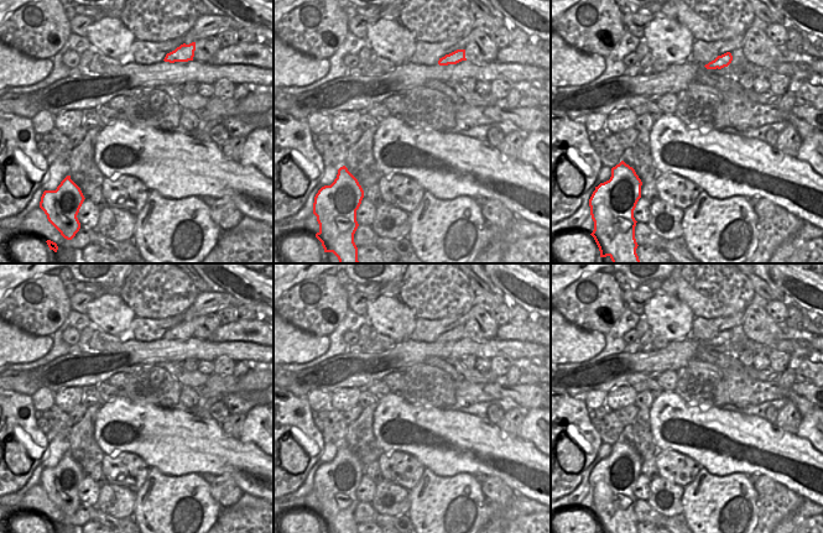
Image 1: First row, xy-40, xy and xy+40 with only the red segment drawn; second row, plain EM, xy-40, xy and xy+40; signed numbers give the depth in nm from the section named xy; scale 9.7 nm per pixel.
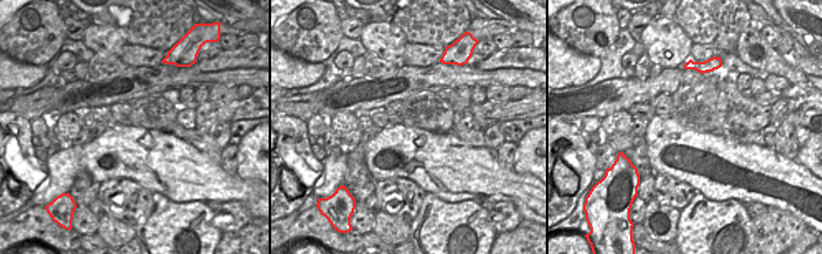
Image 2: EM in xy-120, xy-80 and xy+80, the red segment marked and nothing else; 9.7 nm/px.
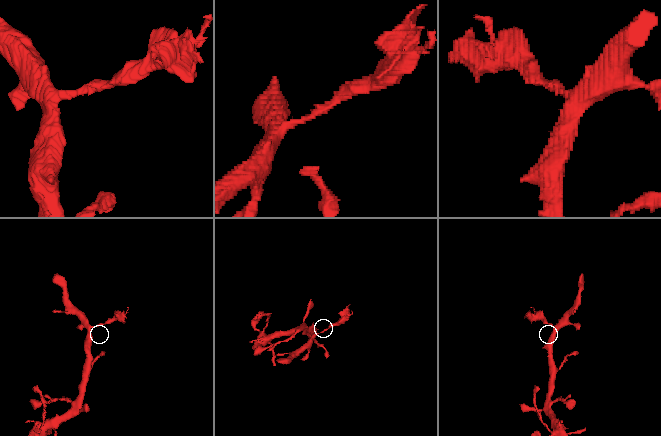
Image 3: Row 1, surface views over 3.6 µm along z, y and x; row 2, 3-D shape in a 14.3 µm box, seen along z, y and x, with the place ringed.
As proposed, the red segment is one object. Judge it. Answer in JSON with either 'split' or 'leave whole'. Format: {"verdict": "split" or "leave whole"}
{"verdict": "split"}

